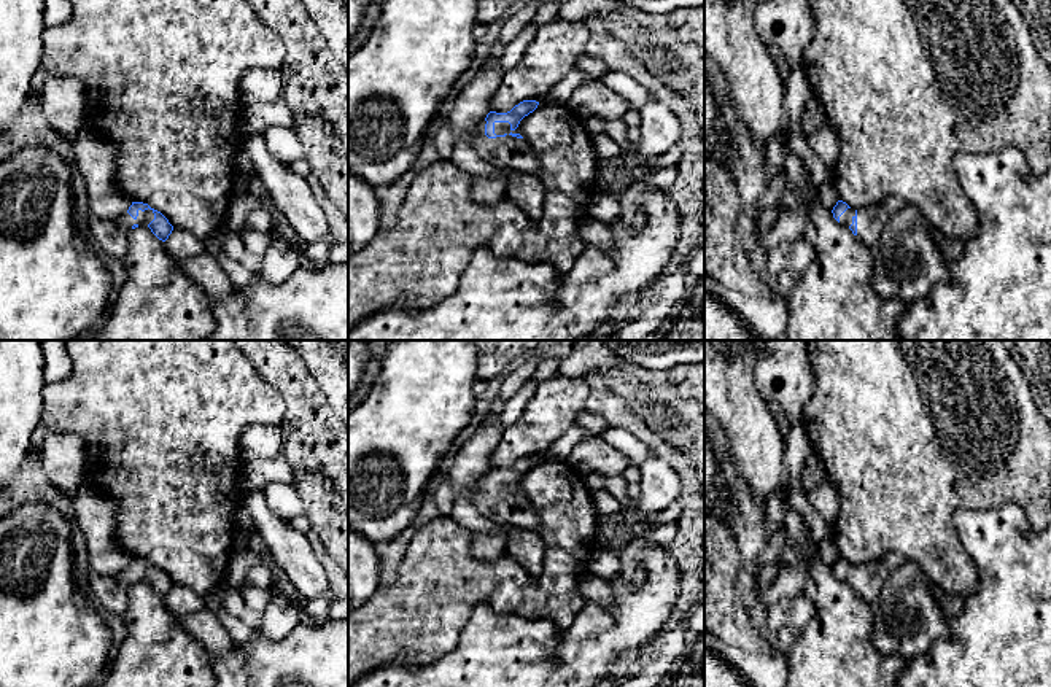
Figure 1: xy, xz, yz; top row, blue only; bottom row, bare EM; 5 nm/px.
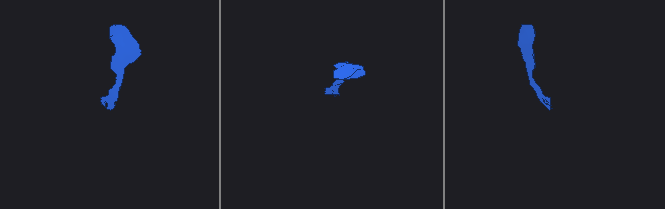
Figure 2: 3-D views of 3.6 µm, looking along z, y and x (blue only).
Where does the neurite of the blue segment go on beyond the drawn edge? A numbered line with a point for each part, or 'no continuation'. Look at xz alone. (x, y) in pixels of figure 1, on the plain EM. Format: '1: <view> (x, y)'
1: xz (508, 508)

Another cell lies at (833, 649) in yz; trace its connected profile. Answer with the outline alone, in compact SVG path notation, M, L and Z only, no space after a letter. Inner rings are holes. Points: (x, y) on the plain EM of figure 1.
M817 555L800 561L808 568L801 596L816 606L816 614L782 654L789 670L787 687L897 687L905 663L902 657L882 655L873 646L870 604L859 598L849 582L840 580L832 566Z

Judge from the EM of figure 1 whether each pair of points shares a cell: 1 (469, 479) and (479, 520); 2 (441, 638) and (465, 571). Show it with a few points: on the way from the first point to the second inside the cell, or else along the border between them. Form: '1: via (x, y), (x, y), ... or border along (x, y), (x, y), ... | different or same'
1: via (465, 489), (465, 506), (469, 511) | same
2: via (441, 622), (442, 593), (449, 587) | same

